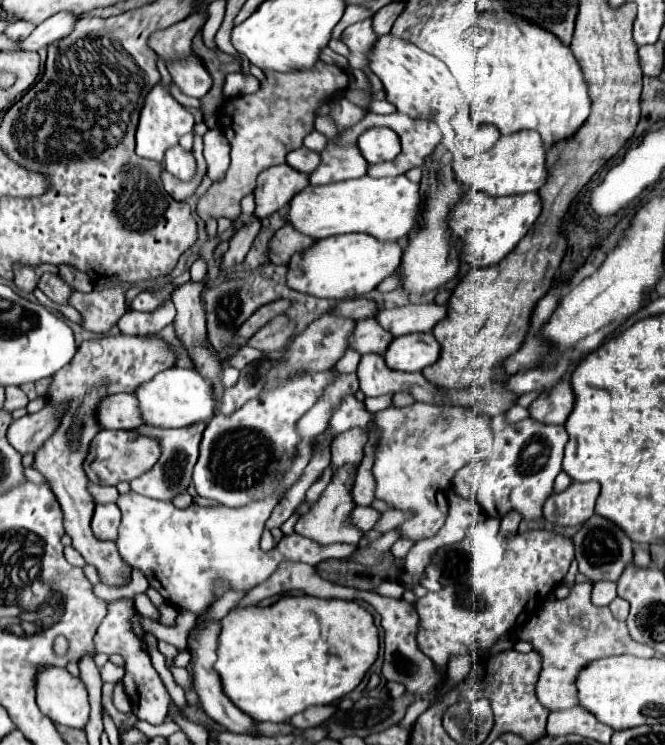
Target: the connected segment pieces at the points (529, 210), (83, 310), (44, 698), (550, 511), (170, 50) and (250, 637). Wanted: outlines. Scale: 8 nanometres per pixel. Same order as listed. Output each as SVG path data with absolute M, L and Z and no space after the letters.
M464 193L460 205L452 209L452 217L448 217L448 227L452 229L452 237L462 243L462 259L472 267L490 267L504 259L516 243L528 233L540 215L542 201L538 193L526 195L508 195L508 197L490 197L484 193Z
M110 287L110 289L102 289L102 291L92 291L92 293L78 293L76 291L70 295L70 305L80 311L80 315L84 319L82 327L88 331L94 331L94 333L106 333L126 313L126 301L124 301L122 287Z
M52 667L50 669L40 669L38 679L36 679L36 703L40 707L40 711L50 717L54 723L60 725L68 725L68 727L76 727L76 729L84 729L88 723L88 715L90 715L90 705L88 705L88 691L84 687L84 683L78 677L72 677L66 669L60 667Z
M574 481L566 491L548 497L544 503L544 519L556 525L582 525L594 515L598 493L598 483Z
M206 11L194 13L178 23L174 23L172 27L166 27L162 31L156 31L148 37L148 45L166 61L174 61L174 59L182 59L188 57L190 45L194 35L204 27L208 19Z
M298 595L298 597L284 597L268 607L236 607L232 609L224 619L222 619L222 633L220 633L220 643L218 643L218 661L214 669L222 677L224 693L232 699L232 703L242 709L246 715L250 715L254 721L274 721L282 723L284 719L312 707L312 705L328 705L336 699L342 699L348 695L366 675L366 671L372 667L372 663L378 657L378 629L374 625L374 617L370 611L360 607L356 601L346 601L346 599L320 599L320 597L310 597L310 595Z

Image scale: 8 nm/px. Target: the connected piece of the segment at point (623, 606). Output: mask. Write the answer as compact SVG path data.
M616 597L616 599L608 605L608 609L612 611L612 615L614 615L618 621L626 621L626 617L628 617L628 601Z

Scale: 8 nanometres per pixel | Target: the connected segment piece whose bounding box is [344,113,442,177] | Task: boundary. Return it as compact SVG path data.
M368 113L362 121L358 121L356 125L352 125L352 129L348 129L344 135L352 137L352 135L360 135L362 131L370 129L370 127L376 127L376 125L384 125L384 127L390 127L392 131L398 133L400 137L400 145L402 145L402 151L396 159L384 163L384 165L370 165L368 167L368 175L370 177L394 177L394 175L404 175L408 169L412 167L420 167L424 165L426 157L434 151L434 147L440 143L442 139L442 133L438 129L436 123L432 121L418 121L418 119L410 119L406 117L404 113L392 113L392 115L378 115L378 113Z

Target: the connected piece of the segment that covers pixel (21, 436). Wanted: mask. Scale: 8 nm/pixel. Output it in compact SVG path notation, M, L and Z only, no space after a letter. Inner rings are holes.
M46 403L42 411L12 421L8 429L8 441L20 455L34 455L36 449L40 449L40 445L52 437L52 429L56 429L56 413L52 413L52 405Z

